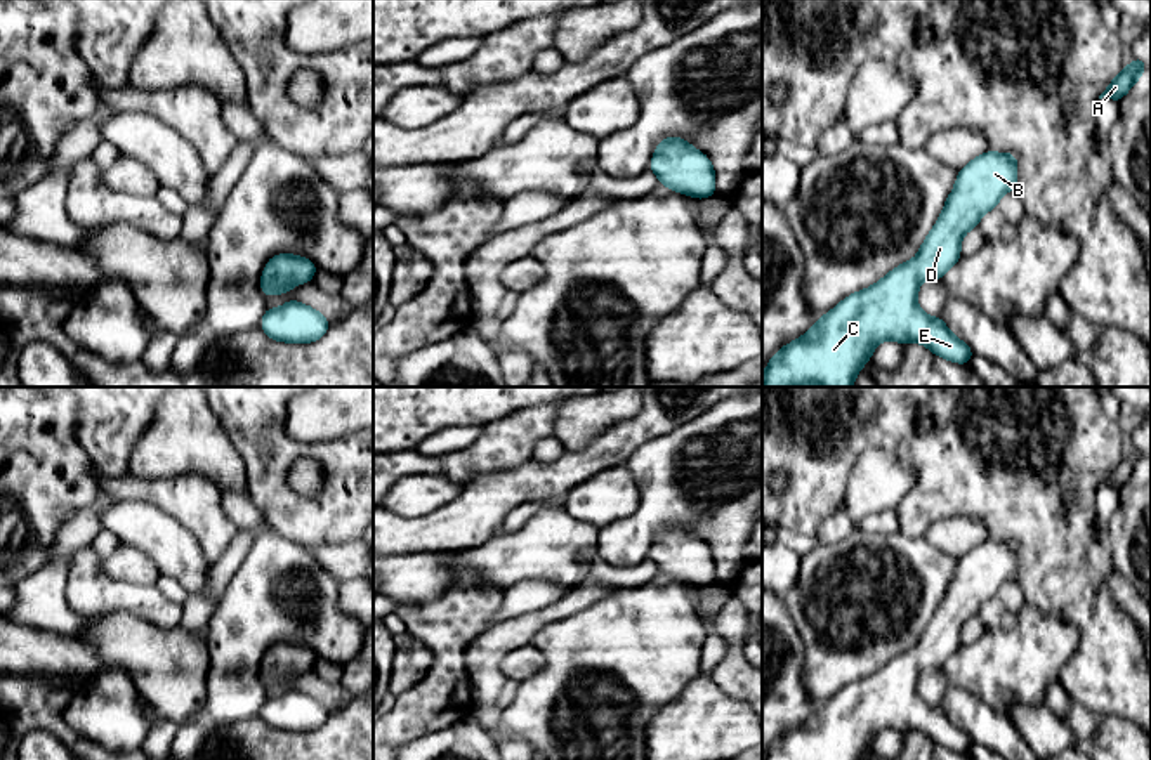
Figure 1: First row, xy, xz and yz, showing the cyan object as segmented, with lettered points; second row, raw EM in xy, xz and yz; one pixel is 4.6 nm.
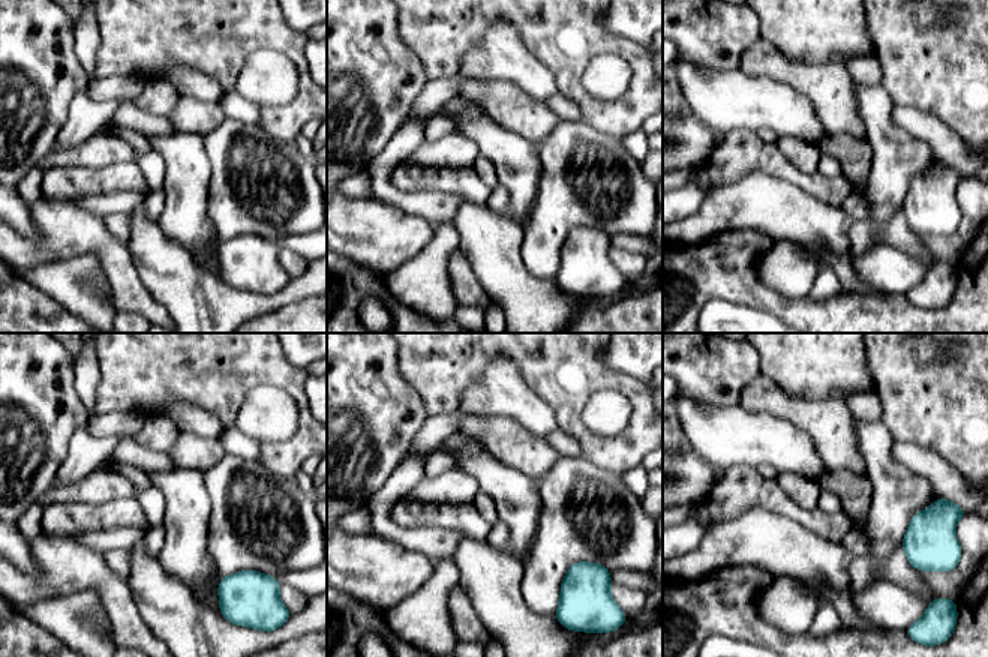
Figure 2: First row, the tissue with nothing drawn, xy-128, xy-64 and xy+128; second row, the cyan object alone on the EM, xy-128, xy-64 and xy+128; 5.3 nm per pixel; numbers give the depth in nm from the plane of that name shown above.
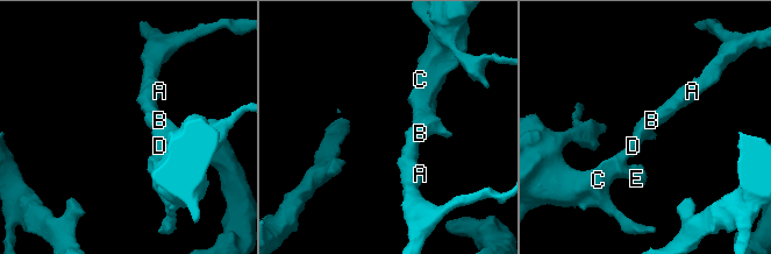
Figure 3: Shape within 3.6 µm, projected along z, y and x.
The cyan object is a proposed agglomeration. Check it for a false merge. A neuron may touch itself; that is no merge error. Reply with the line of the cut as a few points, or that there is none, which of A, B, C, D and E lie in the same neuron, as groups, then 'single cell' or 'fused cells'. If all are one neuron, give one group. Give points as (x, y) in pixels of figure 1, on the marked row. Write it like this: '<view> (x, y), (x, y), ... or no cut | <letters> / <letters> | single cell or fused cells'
no cut | A B C D E | single cell

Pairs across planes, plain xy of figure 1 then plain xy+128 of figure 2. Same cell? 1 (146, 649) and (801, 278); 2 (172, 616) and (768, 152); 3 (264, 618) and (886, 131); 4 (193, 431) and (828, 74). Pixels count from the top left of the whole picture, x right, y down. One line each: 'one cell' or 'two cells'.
1: two cells
2: one cell
3: one cell
4: two cells

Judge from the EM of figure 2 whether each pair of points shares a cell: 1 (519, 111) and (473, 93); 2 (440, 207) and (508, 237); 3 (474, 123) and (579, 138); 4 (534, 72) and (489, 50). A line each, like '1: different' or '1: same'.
1: same
2: different
3: different
4: same

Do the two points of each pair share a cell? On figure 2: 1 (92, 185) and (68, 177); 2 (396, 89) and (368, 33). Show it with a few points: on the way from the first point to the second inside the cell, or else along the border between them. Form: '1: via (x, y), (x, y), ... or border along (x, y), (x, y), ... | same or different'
1: via (86, 182), (74, 182) | same
2: via (383, 75), (368, 60), (368, 47) | same

